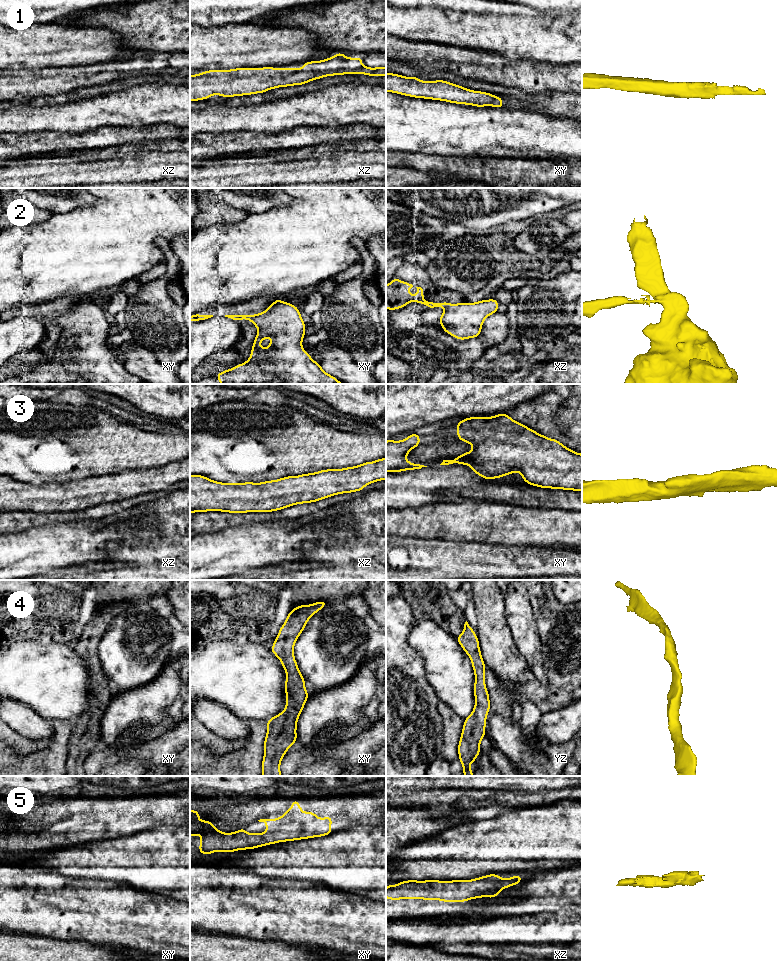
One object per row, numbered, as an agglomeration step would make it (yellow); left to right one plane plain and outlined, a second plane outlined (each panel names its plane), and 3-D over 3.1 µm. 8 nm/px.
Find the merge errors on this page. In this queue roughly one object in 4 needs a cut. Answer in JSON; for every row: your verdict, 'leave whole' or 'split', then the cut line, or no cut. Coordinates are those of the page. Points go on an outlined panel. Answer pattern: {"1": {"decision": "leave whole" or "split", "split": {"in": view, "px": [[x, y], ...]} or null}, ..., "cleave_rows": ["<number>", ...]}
{"1": {"decision": "leave whole", "split": null}, "2": {"decision": "split", "split": {"in": "xy", "px": [[251, 315], [252, 321]]}}, "3": {"decision": "leave whole", "split": null}, "4": {"decision": "leave whole", "split": null}, "5": {"decision": "leave whole", "split": null}, "cleave_rows": ["2"]}

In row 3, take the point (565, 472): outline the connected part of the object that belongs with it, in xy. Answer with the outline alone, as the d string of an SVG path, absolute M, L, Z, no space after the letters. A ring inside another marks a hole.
M506 413L492 417L469 417L461 420L456 428L458 439L471 444L473 450L455 459L443 460L440 465L468 465L474 473L486 480L494 477L499 479L518 471L529 485L582 491L582 454L514 421Z

